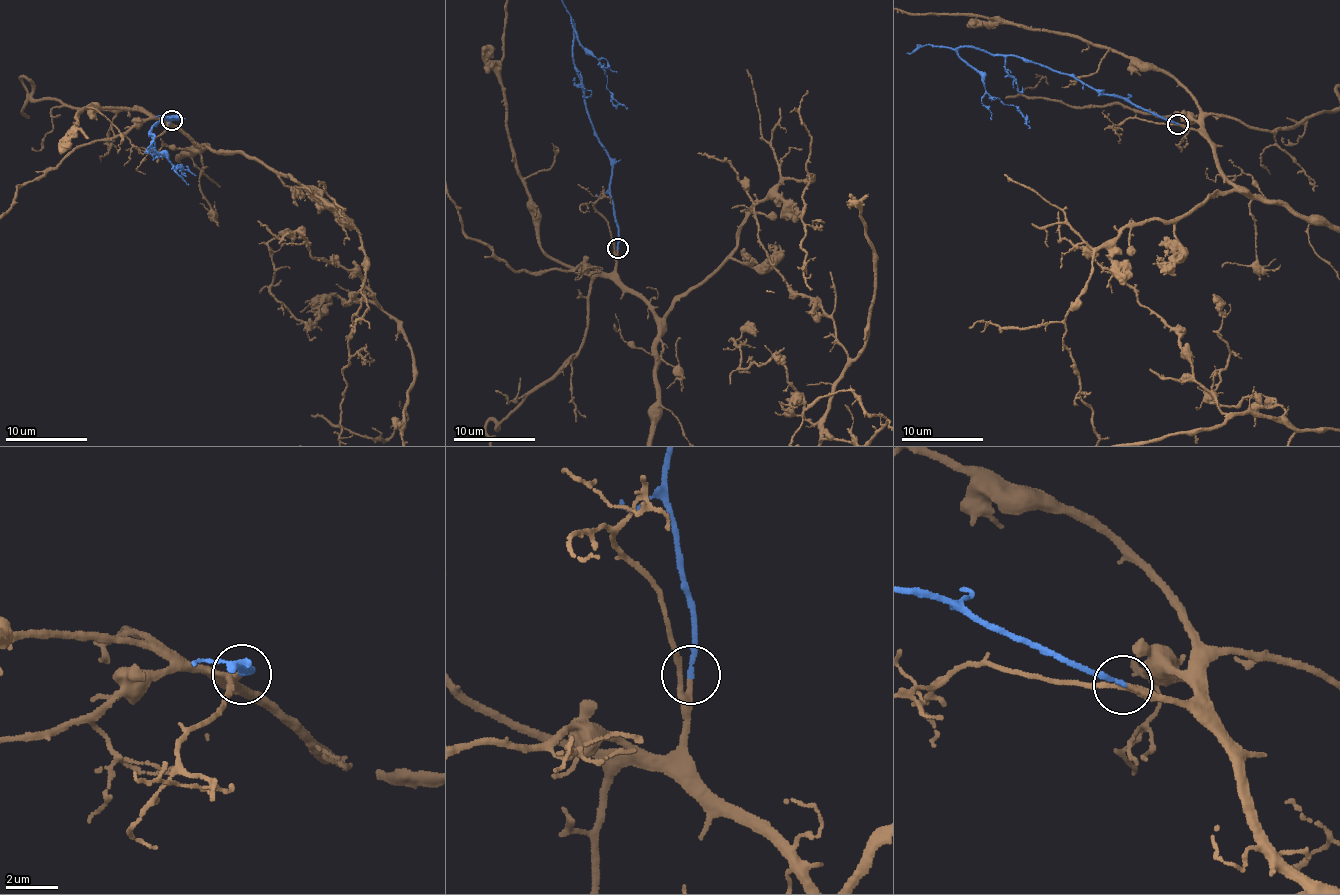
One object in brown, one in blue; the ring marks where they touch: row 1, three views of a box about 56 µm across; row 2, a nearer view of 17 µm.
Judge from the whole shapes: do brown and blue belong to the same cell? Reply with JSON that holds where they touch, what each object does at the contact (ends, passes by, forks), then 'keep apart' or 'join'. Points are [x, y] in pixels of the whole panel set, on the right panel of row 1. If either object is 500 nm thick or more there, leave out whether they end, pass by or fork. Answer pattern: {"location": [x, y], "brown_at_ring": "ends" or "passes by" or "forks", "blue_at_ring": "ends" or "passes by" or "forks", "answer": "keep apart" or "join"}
{"location": [1178, 124], "brown_at_ring": "passes by", "blue_at_ring": "ends", "answer": "join"}

